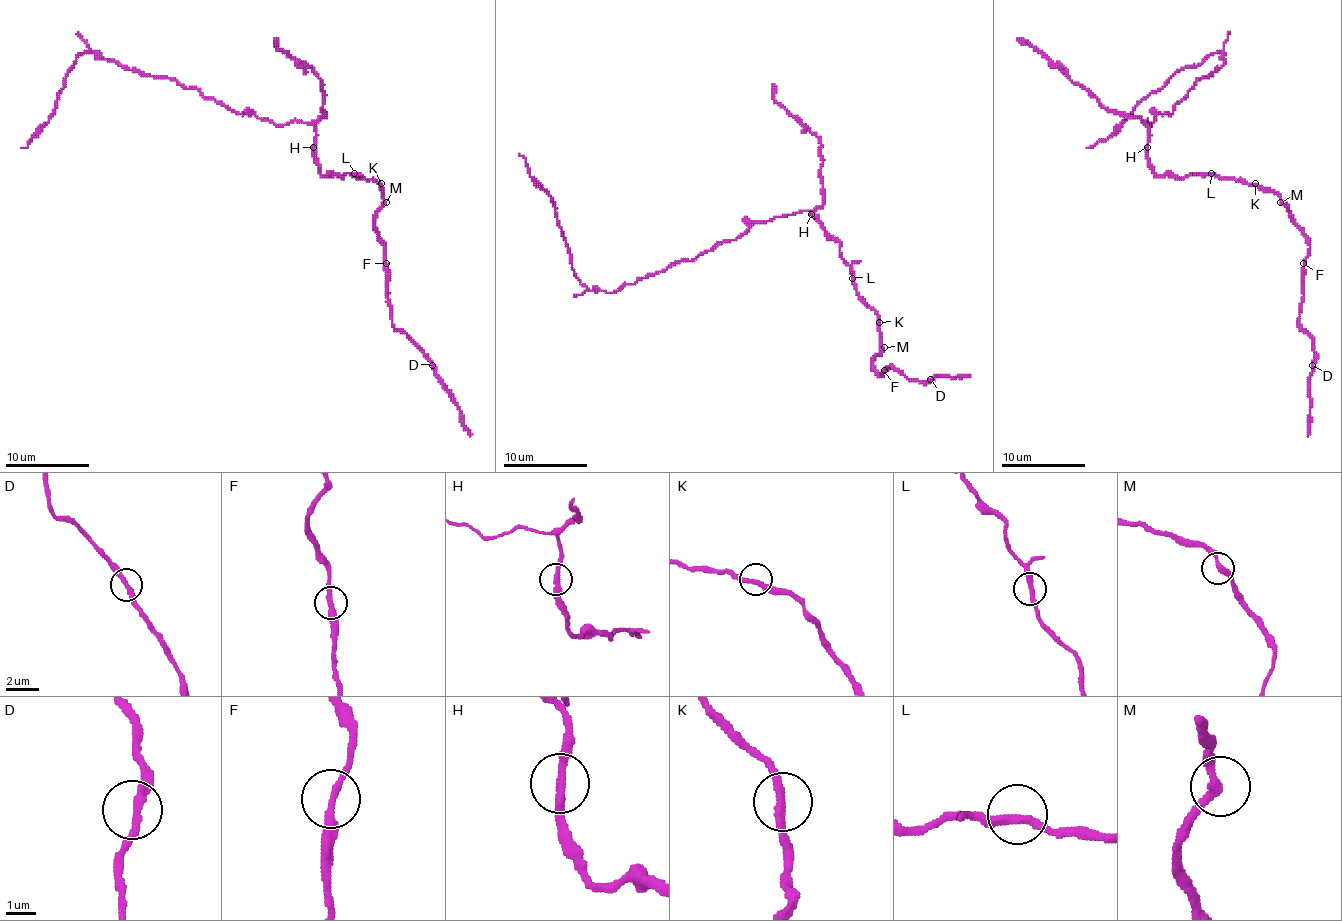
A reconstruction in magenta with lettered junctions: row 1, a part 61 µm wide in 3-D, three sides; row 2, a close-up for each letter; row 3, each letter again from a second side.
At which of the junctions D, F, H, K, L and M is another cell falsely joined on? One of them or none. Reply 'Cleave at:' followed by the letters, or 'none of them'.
Cleave at: none of them

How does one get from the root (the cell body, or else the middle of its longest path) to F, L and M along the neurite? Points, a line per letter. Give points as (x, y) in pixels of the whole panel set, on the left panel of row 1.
F: (316, 141), (316, 164), (322, 175), (350, 173), (381, 188), (383, 204), (375, 230), (386, 263)
L: (316, 141), (316, 164), (322, 175), (341, 177), (354, 173)
M: (316, 141), (316, 164), (322, 175), (341, 177), (350, 173), (373, 179), (381, 188), (386, 202)

